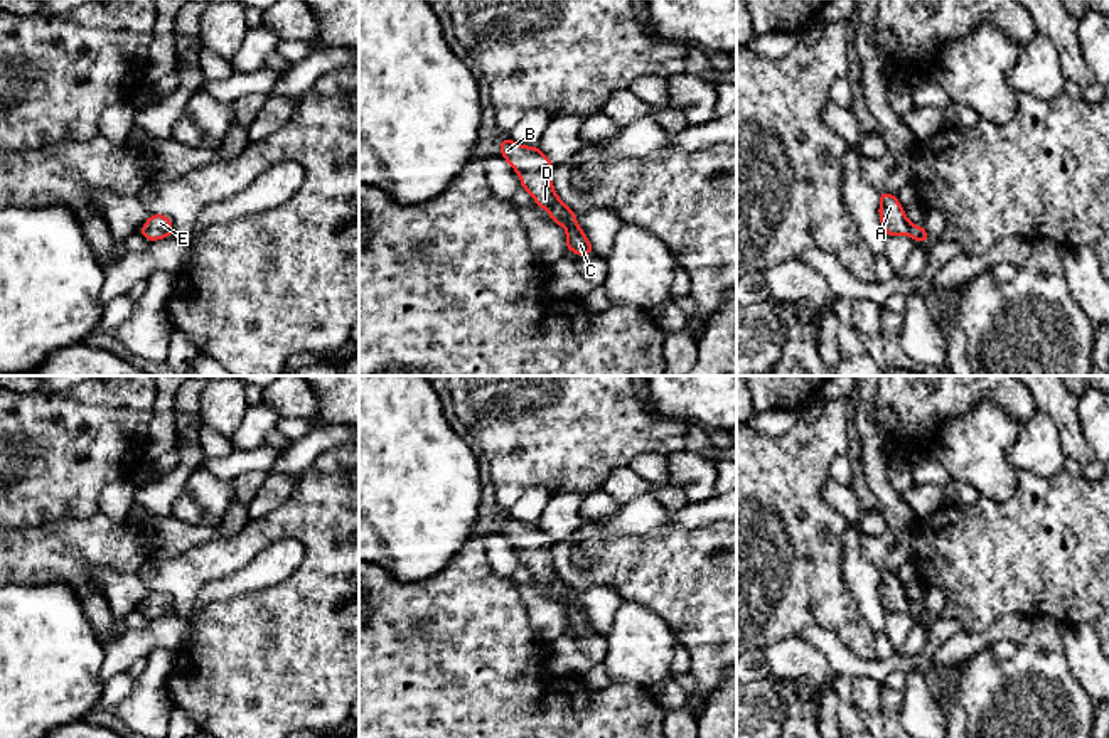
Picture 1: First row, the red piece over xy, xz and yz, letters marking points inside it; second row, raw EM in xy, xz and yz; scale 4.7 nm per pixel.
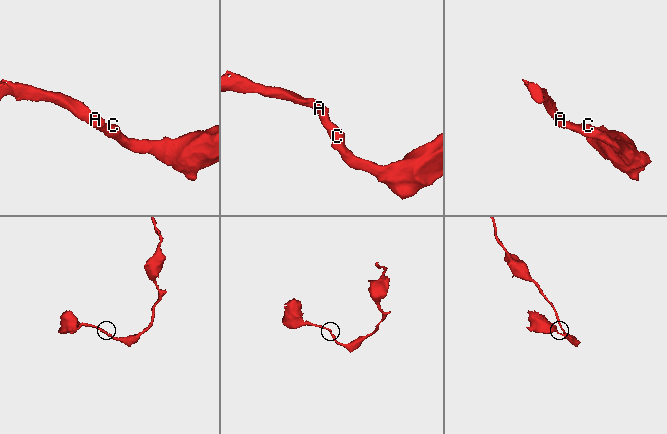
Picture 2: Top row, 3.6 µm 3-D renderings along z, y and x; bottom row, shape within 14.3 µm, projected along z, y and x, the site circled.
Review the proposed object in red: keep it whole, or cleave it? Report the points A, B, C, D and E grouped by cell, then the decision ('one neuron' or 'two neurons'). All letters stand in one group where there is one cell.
A B C D E; one neuron

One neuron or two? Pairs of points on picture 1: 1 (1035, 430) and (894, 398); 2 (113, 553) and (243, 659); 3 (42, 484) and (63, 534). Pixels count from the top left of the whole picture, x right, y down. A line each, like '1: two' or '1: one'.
1: two
2: two
3: two

